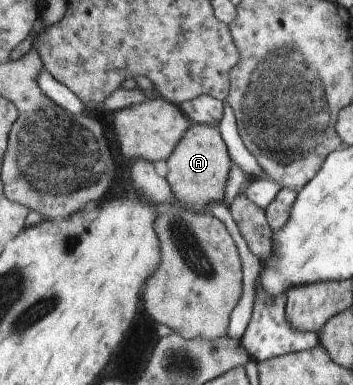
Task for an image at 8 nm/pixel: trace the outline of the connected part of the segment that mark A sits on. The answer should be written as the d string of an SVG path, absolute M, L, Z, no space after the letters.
M193 123L167 163L166 179L173 189L175 199L179 201L177 206L183 205L183 208L205 213L204 207L208 203L223 203L225 185L227 185L232 161L219 127Z

